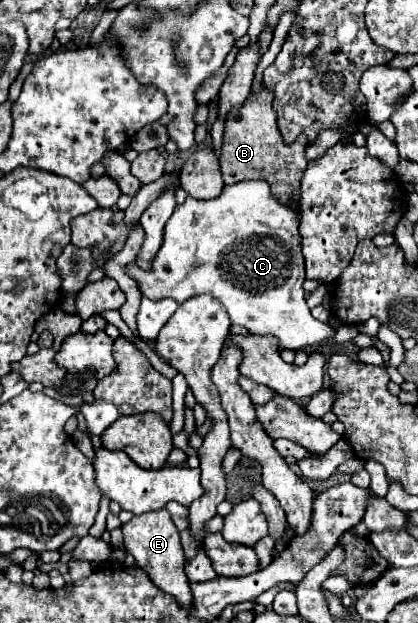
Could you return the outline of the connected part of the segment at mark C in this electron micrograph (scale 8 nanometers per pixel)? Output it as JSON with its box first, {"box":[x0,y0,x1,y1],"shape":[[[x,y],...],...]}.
{"box":[125,180,335,350],"shape":[[[243,180],[233,186],[225,186],[221,196],[213,200],[187,198],[181,206],[175,206],[175,212],[167,220],[163,244],[151,260],[151,268],[143,270],[137,266],[137,260],[133,260],[125,266],[125,270],[133,280],[137,280],[143,296],[151,300],[169,296],[181,304],[191,296],[211,294],[223,304],[233,324],[245,326],[253,334],[273,334],[279,338],[281,348],[299,350],[307,346],[323,346],[335,336],[335,330],[327,322],[313,318],[305,302],[305,264],[297,216],[291,208],[271,196],[269,184],[263,180]]]}

